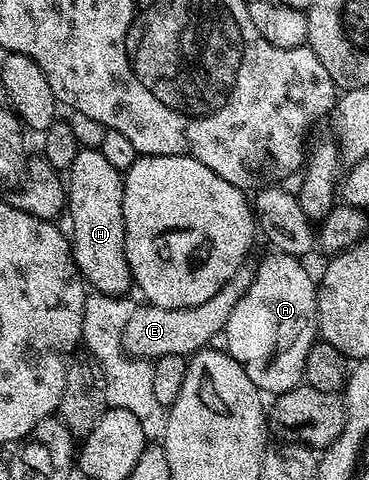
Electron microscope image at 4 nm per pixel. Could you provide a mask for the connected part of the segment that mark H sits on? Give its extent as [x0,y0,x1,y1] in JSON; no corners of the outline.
[67,149,134,297]

